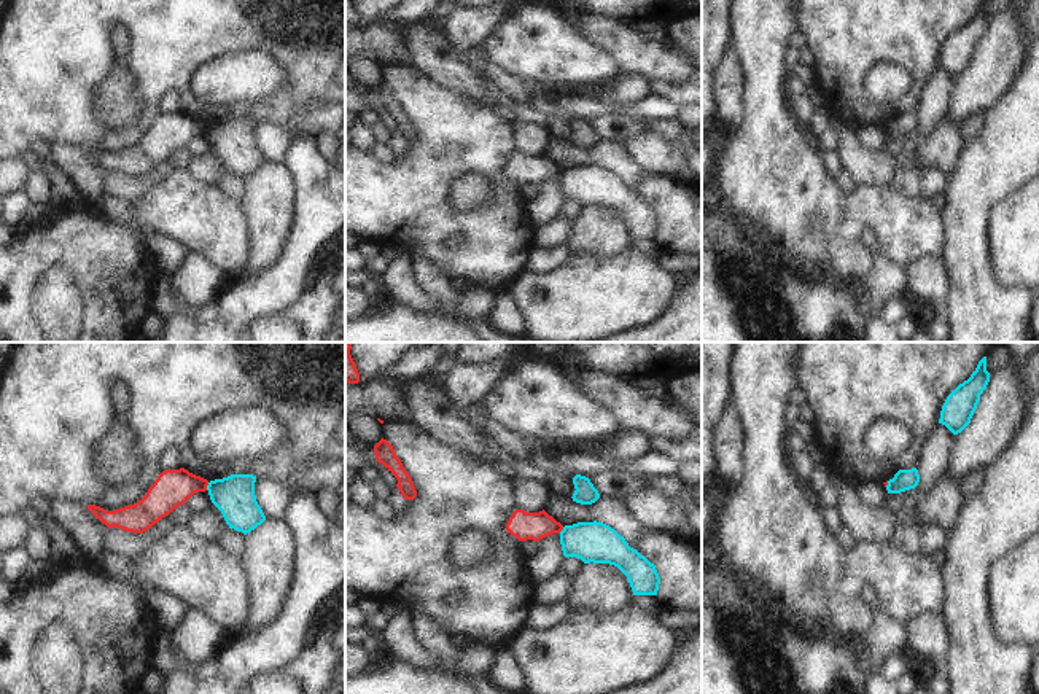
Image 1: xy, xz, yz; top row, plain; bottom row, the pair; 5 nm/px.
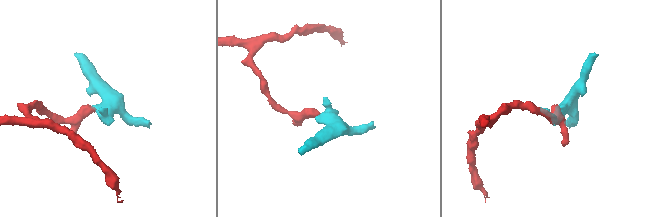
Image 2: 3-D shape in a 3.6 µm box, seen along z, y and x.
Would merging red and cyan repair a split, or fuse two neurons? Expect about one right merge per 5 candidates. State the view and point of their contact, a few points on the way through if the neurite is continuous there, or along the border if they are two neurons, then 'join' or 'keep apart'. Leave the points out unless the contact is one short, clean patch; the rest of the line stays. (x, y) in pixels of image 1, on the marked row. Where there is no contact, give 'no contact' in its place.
contact xy (207, 484); border xy (209, 483), (206, 489); keep apart

